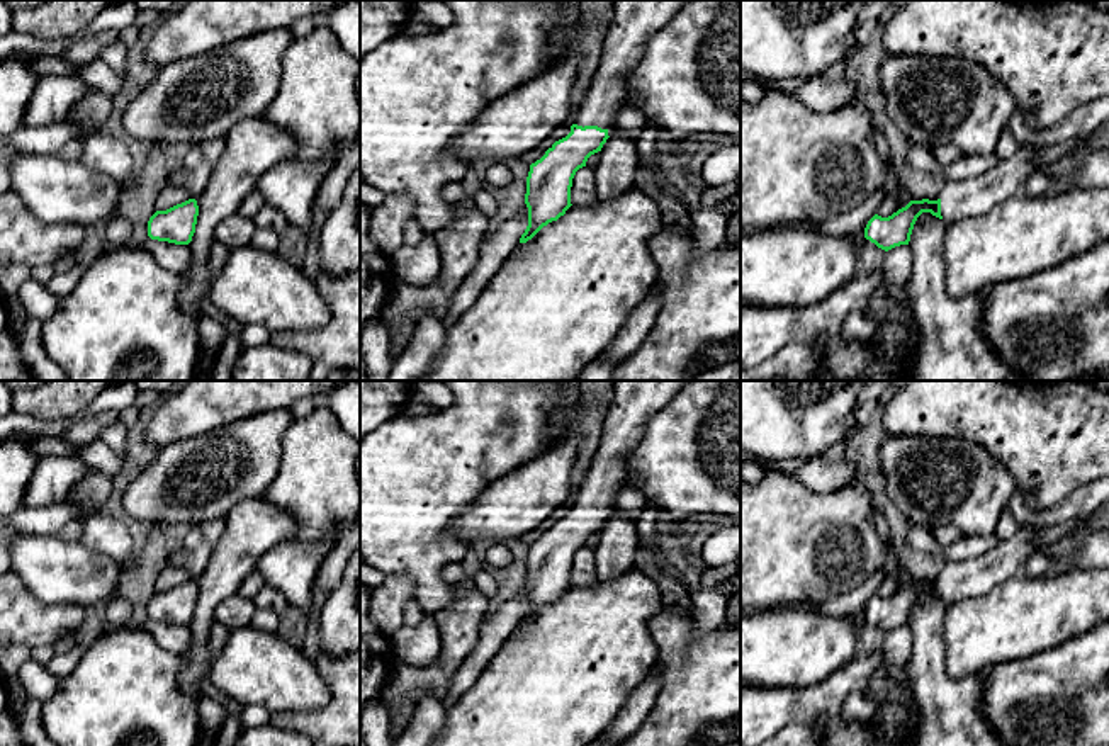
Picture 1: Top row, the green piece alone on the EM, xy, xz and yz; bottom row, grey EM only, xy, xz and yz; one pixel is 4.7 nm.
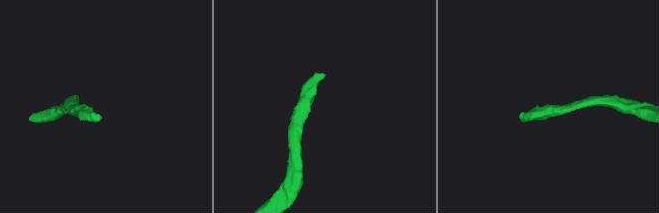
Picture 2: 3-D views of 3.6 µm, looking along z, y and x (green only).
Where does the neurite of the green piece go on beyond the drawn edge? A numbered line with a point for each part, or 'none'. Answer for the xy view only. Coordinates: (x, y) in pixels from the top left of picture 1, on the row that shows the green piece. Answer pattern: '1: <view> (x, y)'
none

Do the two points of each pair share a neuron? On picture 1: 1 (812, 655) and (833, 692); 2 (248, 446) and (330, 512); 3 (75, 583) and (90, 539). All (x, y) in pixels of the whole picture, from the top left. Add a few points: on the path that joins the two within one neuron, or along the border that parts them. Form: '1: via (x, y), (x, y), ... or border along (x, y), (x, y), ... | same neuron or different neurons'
1: border along (853, 656), (816, 683), (787, 687) | different neurons
2: border along (287, 430), (282, 440), (279, 473), (262, 495) | different neurons
3: border along (78, 541), (121, 566) | different neurons

